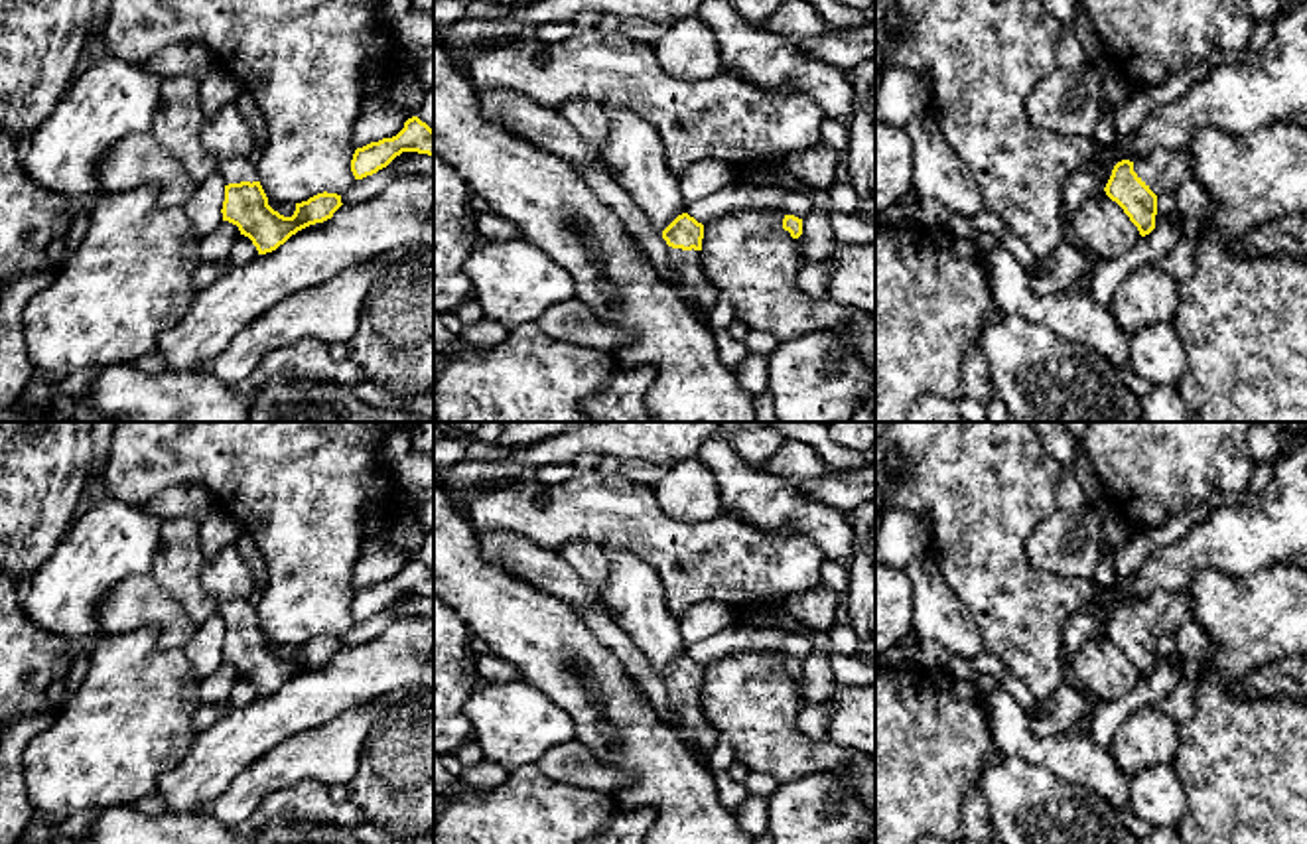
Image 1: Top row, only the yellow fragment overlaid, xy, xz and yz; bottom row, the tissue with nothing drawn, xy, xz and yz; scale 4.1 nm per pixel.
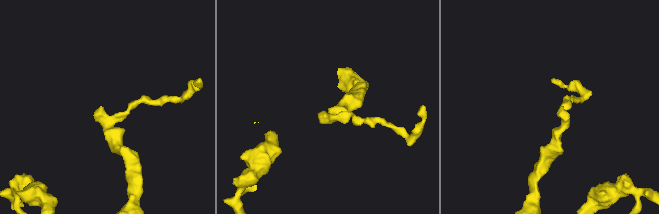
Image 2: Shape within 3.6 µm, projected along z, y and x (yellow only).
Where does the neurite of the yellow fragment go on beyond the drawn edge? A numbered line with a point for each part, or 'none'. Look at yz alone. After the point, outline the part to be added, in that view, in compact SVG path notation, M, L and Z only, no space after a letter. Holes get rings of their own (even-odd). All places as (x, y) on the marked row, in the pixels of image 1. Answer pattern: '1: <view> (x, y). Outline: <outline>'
1: yz (1164, 170). Outline: M1153 150L1134 160L1134 172L1155 193L1171 193L1193 179L1193 158L1183 150Z

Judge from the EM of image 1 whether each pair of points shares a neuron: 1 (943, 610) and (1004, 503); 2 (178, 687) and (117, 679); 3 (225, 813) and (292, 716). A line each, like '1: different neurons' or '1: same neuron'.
1: different neurons
2: same neuron
3: different neurons

